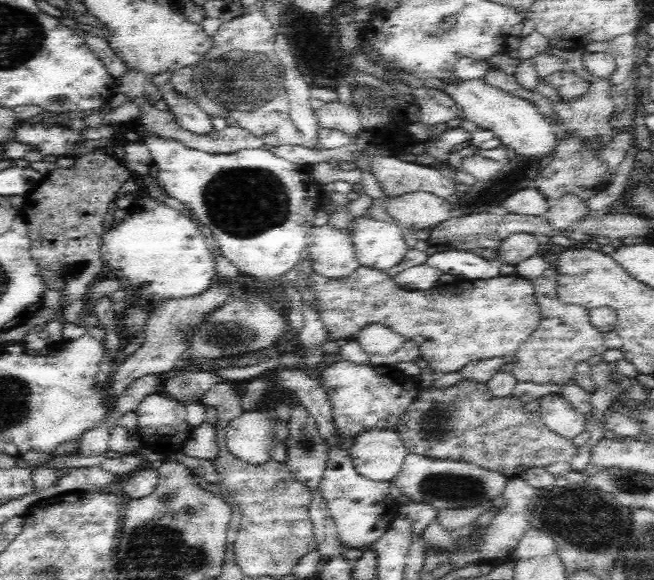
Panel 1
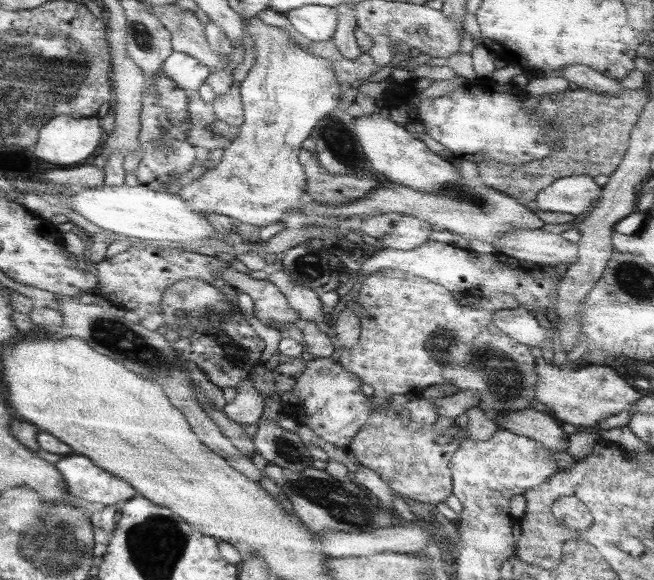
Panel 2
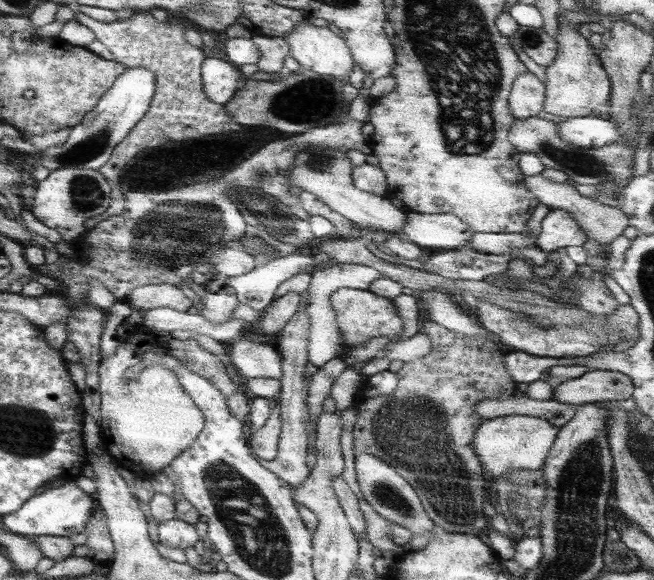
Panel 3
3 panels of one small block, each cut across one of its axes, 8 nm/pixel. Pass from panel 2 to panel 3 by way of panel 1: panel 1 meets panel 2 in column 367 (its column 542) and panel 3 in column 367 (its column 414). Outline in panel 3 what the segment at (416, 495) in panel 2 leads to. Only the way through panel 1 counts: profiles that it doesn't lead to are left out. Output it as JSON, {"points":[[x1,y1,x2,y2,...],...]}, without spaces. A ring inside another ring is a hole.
{"points":[[421,320,418,322,419,332,424,334,431,341,430,351,419,359,415,359,411,362,404,363,401,369,396,373,397,384,395,388,385,398,369,398,367,397,364,401,356,402,354,405,355,409,355,420,352,426,352,451,354,454,371,454,380,458,385,464,393,467,393,470,397,471,397,474,404,478,409,486,413,487,416,492,420,504,434,524,440,526,448,534,463,534,476,530,478,532,484,531,488,524,488,519,482,514,482,507,486,501,486,484,483,479,483,470,479,464,473,447,471,439,474,435,474,430,482,423,483,420,477,413,474,412,474,406,477,402,481,402,482,398,509,398,516,394,516,383,509,377,505,367,503,367,503,355,497,347,497,342,494,340,484,339,481,337,462,337,461,335,451,332,434,322,429,320]]}

